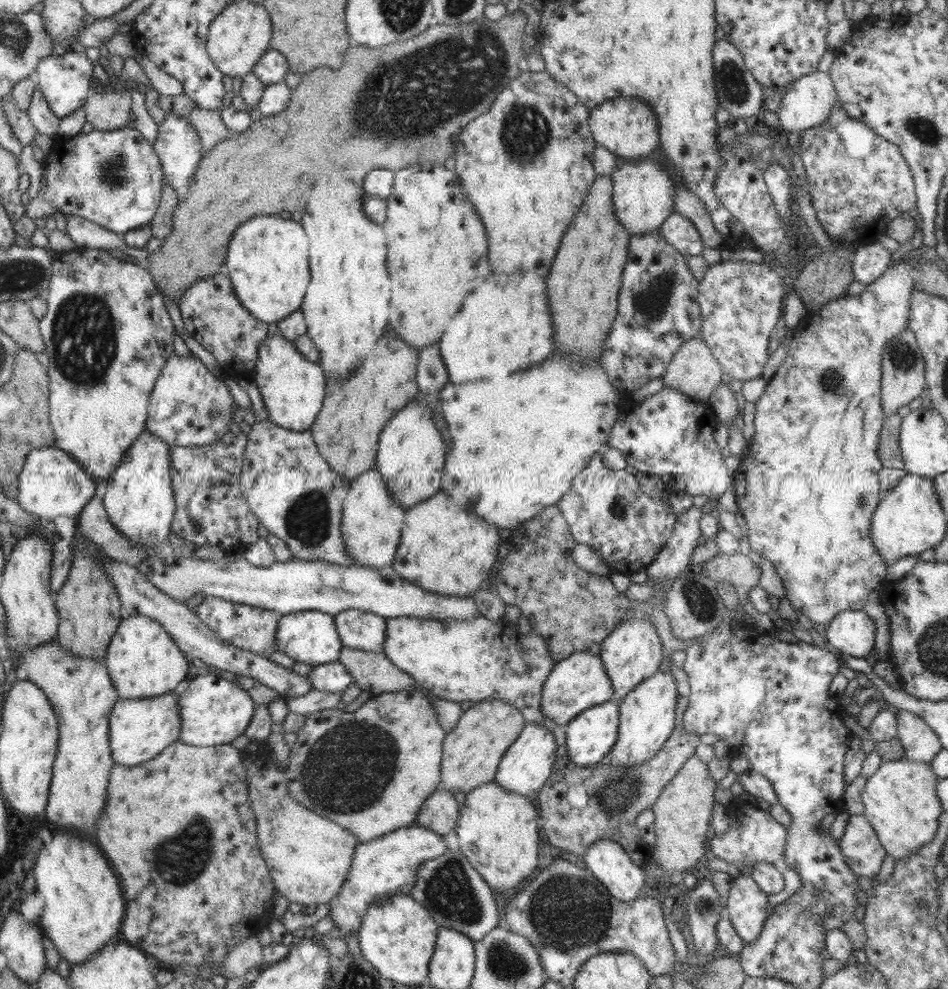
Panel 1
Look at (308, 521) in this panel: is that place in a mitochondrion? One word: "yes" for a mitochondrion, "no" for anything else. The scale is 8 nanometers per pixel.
yes

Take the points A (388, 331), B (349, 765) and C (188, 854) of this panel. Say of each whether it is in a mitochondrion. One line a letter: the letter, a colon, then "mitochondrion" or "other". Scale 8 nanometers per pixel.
A: other
B: mitochondrion
C: mitochondrion

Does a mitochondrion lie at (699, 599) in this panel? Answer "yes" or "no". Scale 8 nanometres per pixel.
yes

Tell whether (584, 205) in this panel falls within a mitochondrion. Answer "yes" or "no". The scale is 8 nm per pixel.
no

